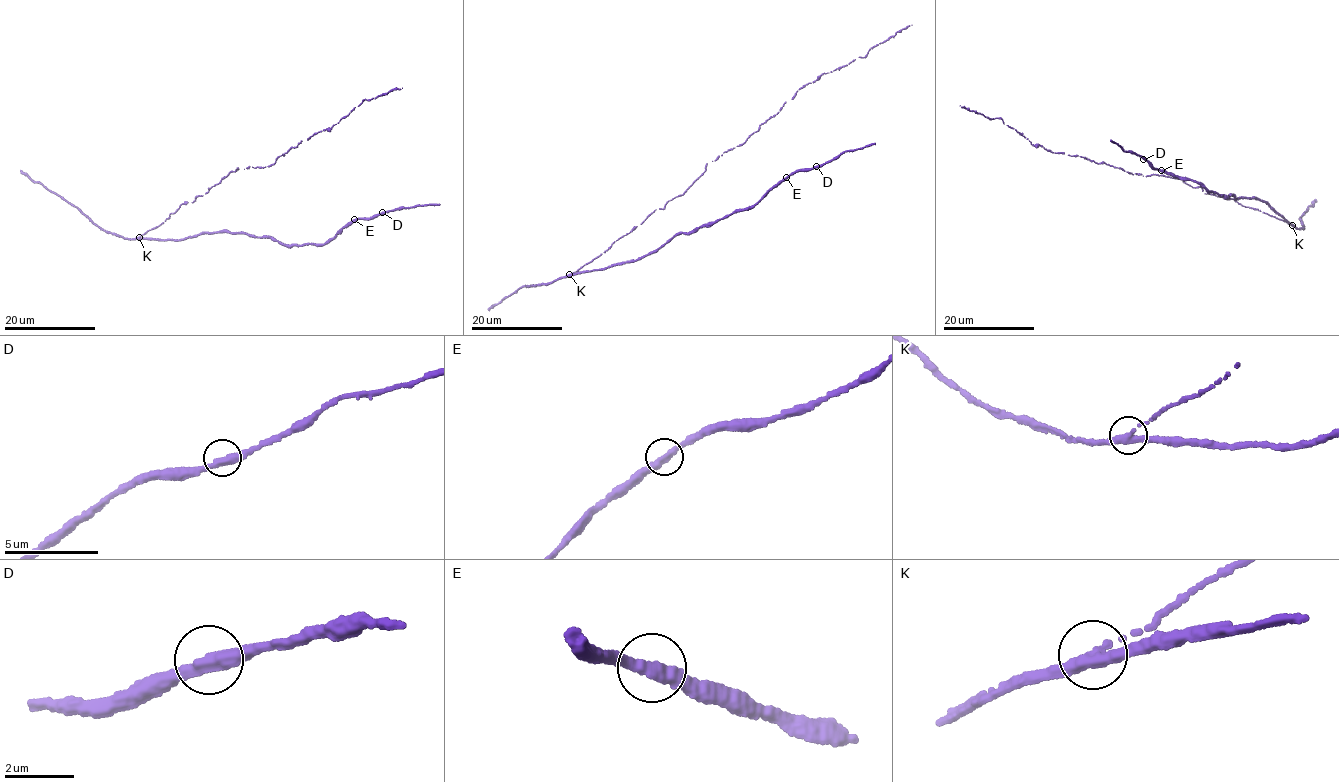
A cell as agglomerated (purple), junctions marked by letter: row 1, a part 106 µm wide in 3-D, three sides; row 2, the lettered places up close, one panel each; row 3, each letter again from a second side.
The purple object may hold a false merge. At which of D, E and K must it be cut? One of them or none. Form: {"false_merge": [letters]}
{"false_merge": ["K"]}

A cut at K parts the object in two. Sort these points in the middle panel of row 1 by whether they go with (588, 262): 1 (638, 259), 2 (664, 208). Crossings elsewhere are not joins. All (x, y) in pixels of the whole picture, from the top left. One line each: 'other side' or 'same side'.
1: other side
2: same side

